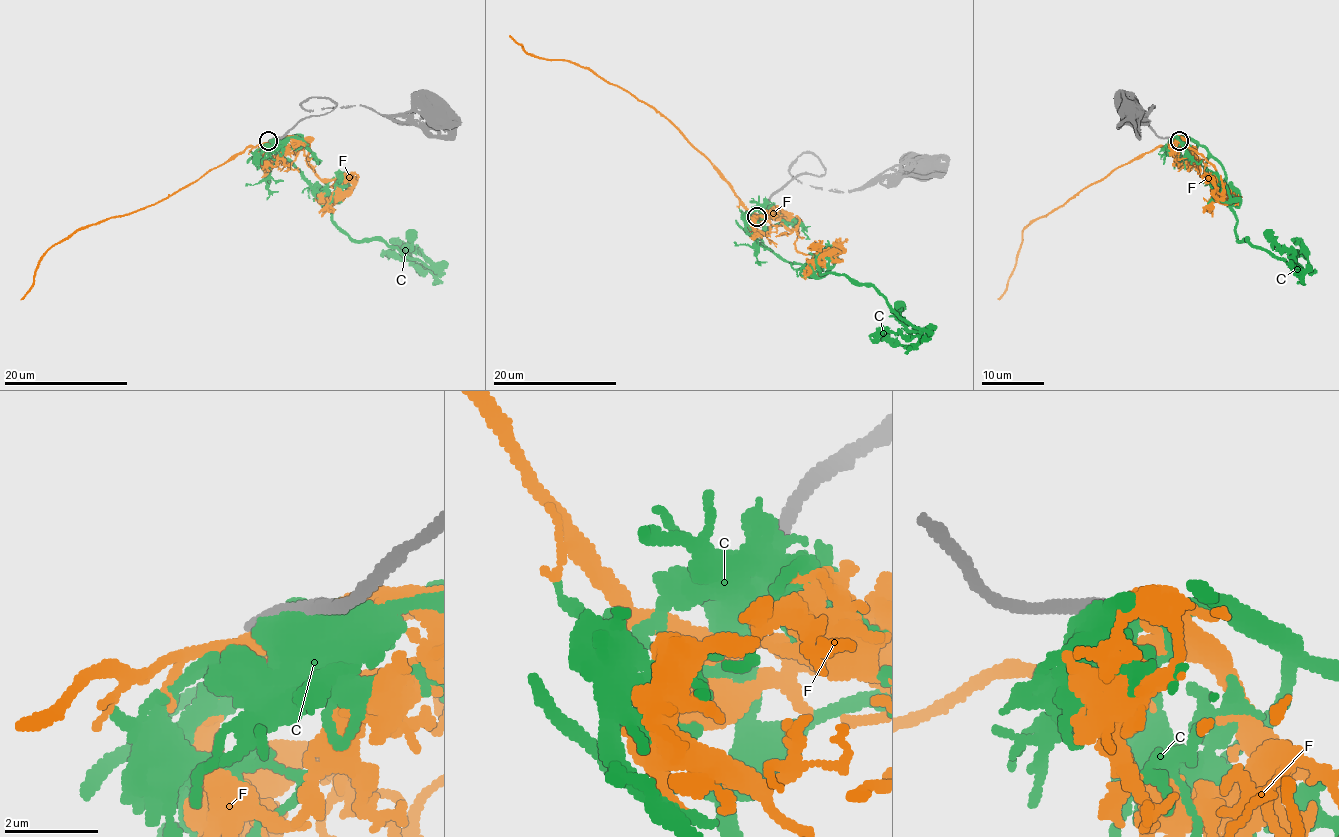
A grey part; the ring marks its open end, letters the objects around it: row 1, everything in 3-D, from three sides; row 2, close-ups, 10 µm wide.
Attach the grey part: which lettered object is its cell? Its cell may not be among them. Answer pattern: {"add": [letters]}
{"add": []}

